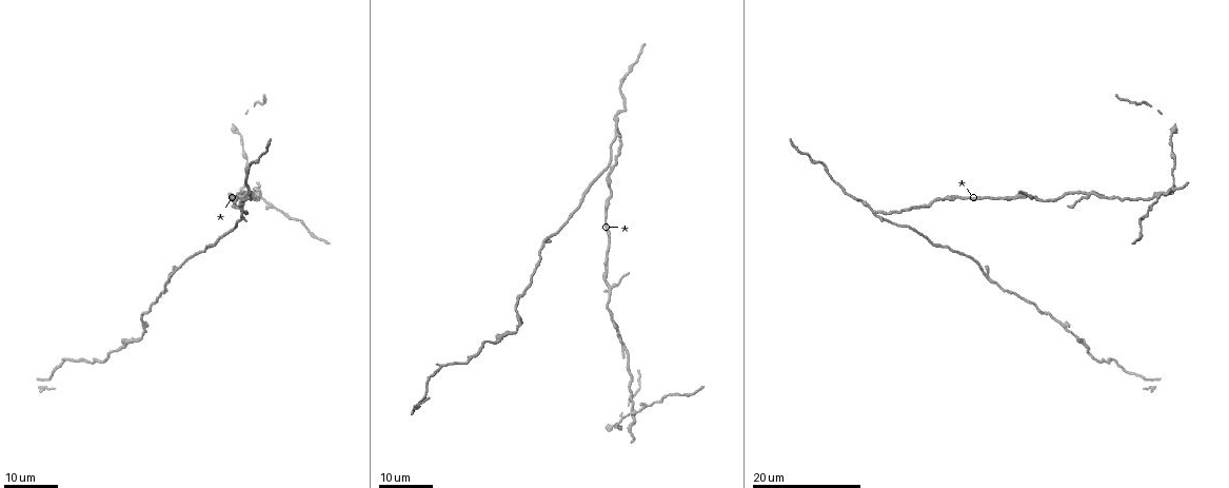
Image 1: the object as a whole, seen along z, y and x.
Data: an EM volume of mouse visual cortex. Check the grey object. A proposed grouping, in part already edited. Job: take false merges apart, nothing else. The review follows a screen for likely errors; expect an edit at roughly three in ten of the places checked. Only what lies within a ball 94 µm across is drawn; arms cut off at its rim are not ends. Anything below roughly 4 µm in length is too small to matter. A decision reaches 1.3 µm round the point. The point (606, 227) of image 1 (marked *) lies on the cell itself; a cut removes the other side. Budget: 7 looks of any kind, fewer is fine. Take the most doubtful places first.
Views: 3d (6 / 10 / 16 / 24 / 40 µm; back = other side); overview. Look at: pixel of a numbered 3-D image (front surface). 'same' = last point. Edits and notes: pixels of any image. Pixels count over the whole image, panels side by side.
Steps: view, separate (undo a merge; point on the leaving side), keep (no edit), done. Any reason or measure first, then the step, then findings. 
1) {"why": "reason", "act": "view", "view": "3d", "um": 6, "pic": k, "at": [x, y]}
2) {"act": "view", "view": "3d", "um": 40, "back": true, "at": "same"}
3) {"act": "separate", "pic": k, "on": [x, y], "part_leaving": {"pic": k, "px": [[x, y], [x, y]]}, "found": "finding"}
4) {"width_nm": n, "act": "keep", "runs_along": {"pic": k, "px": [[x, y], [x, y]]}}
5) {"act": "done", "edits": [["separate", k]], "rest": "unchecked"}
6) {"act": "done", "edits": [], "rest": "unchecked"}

{"why": "looks like a crossing", "act": "view", "view": "3d", "um": 16, "pic": 1, "at": [609, 289]}

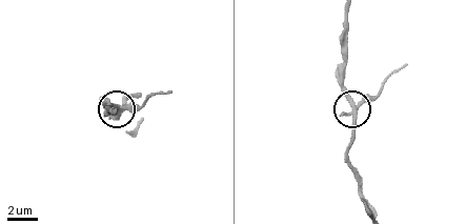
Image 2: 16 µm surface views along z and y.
{"act": "view", "view": "3d", "um": 10, "pic": 2, "at": [356, 105]}

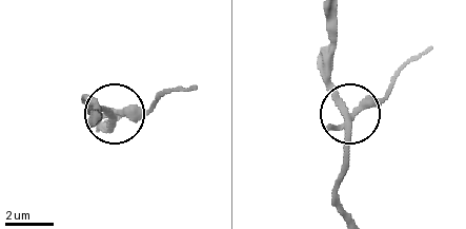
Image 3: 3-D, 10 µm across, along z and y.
{"arms": 4, "act": "separate", "pic": 3, "on": [145, 111], "part_leaving": {"pic": 3, "px": [[116, 109], [138, 109], [161, 95], [196, 87]]}, "found": "a second cell is stuck on"}

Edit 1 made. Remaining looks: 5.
{"act": "view", "view": "overview"}

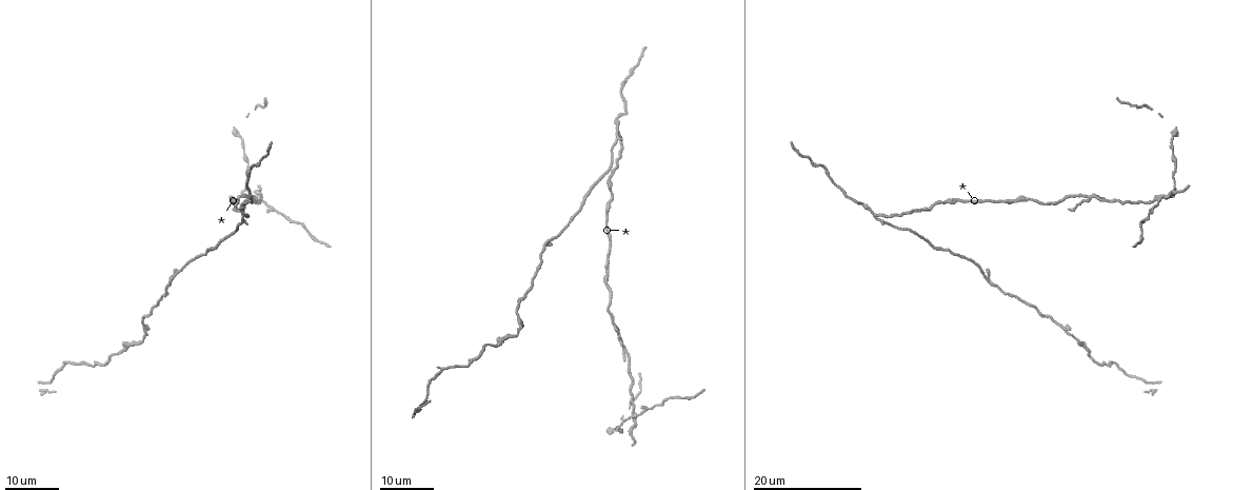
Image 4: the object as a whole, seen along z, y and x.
{"why": "four or more arms meet", "act": "view", "view": "3d", "um": 16, "pic": 4, "at": [635, 417]}

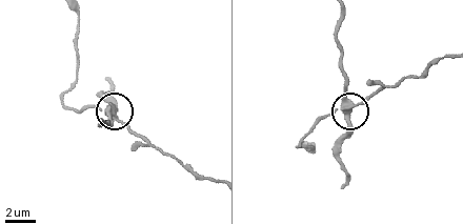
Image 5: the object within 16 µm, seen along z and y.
{"act": "view", "view": "3d", "um": 6, "pic": 5, "at": [348, 107]}

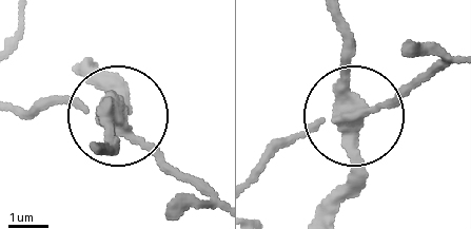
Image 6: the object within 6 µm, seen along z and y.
{"arms": 4, "act": "separate", "pic": 6, "on": [56, 103], "part_leaving": {"pic": 6, "px": [[111, 106], [20, 106]]}, "found": "two cells meet here"}

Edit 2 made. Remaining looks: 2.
{"act": "done", "edits": [["separate", 3], ["separate", 6]], "rest": "unchecked"}

